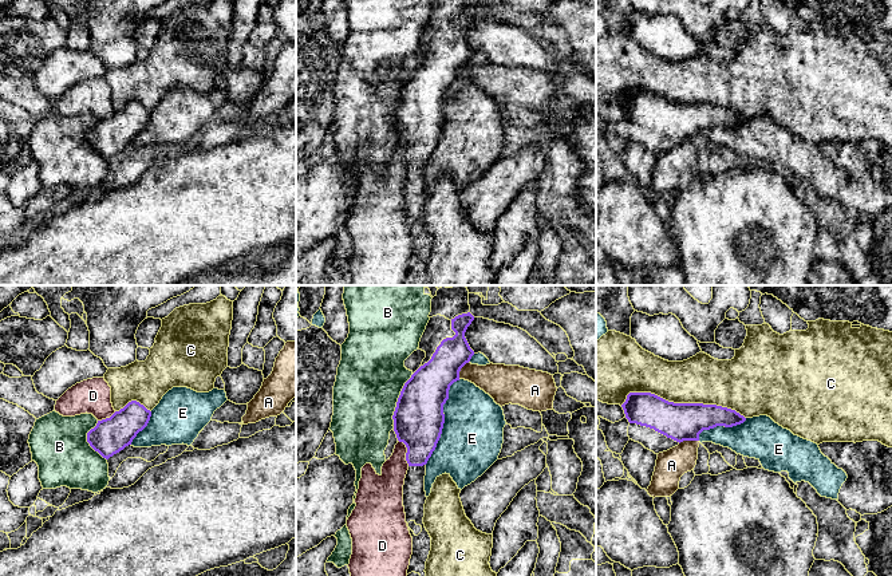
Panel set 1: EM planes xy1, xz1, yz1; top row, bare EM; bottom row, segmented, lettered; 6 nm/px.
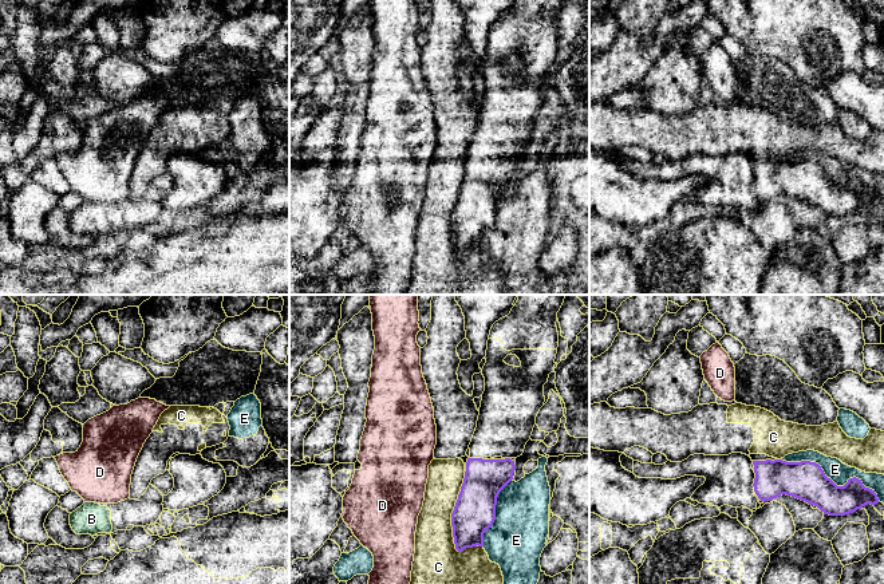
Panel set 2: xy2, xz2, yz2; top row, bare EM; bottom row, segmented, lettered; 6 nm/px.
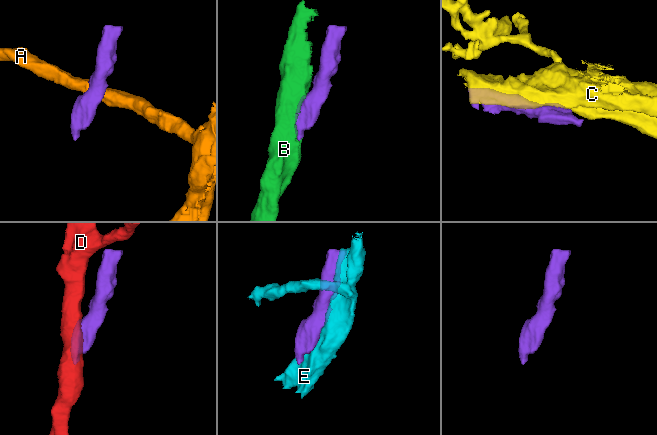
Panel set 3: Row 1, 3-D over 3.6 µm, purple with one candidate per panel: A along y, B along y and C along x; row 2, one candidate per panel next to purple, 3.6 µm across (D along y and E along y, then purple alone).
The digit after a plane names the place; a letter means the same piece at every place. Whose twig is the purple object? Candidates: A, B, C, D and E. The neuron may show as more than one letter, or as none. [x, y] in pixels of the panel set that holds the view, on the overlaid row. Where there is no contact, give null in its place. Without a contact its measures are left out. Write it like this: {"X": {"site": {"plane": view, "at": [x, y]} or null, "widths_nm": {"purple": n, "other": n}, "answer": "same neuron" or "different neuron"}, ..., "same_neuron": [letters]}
{"A": {"site": {"plane": "yz1", "at": [689, 440]}, "widths_nm": {"purple": 220, "other": 180}, "answer": "different neuron"}, "B": {"site": {"plane": "xz1", "at": [398, 399]}, "widths_nm": {"purple": 300, "other": 400}, "answer": "different neuron"}, "C": {"site": {"plane": "yz1", "at": [682, 403]}, "widths_nm": {"purple": 220, "other": 280}, "answer": "different neuron"}, "D": {"site": {"plane": "xz1", "at": [407, 452]}, "widths_nm": {"purple": 300, "other": 180}, "answer": "different neuron"}, "E": {"site": {"plane": "yz2", "at": [829, 478]}, "widths_nm": {"purple": 240, "other": 120}, "answer": "different neuron"}, "same_neuron": []}

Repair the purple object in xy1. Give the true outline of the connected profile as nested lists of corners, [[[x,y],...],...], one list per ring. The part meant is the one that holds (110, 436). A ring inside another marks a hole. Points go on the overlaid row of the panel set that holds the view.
[[[131,401],[110,418],[98,421],[96,426],[87,433],[87,442],[108,459],[131,445],[137,434],[147,426],[150,417],[150,410],[139,402]]]

